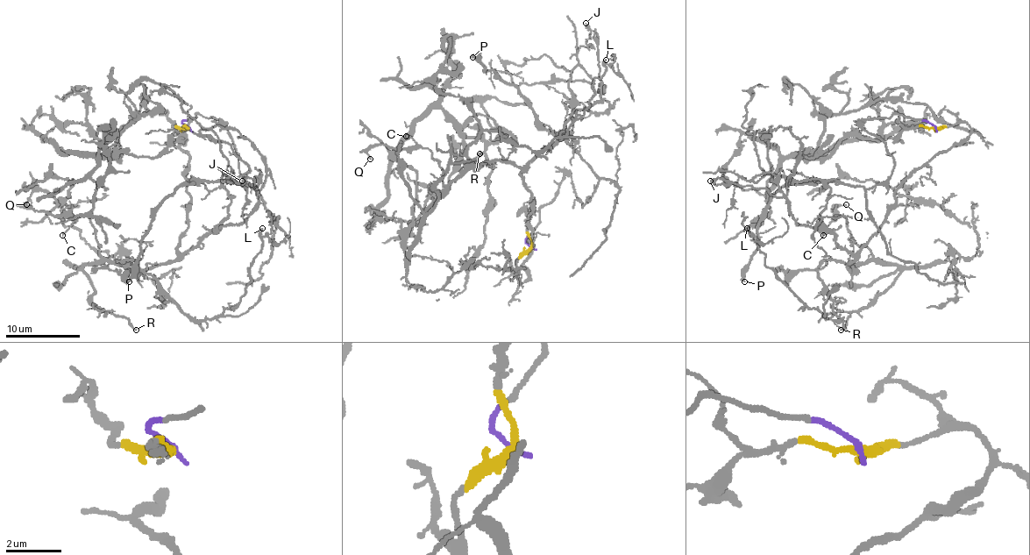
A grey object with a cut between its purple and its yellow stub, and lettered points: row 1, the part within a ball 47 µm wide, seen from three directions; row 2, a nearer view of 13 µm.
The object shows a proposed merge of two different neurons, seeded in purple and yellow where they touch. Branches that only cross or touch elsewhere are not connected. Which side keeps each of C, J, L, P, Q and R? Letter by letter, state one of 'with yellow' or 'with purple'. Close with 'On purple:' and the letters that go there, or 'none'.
C: with yellow
J: with yellow
L: with yellow
P: with purple
Q: with yellow
R: with yellow
On purple: P

